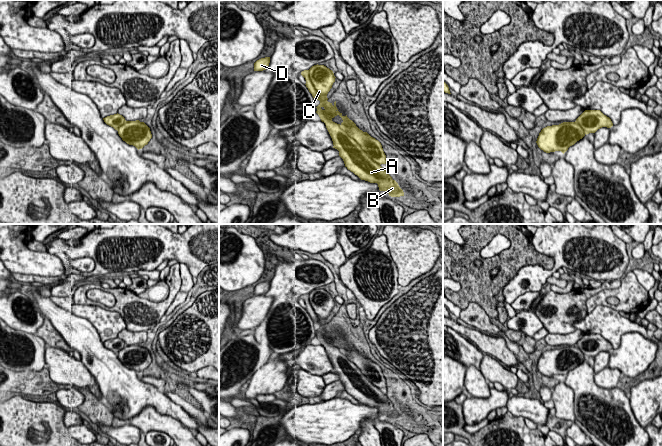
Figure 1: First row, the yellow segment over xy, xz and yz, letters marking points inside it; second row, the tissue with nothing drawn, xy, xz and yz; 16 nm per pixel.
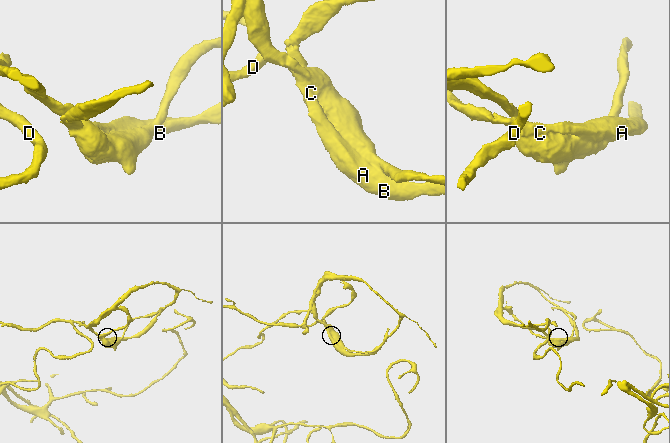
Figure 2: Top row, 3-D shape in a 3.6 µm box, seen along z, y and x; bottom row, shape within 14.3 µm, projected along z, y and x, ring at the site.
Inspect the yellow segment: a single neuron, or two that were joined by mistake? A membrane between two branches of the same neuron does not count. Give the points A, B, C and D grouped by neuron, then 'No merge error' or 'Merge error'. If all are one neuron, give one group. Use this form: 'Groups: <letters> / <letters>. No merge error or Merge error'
Groups: A B C D. No merge error

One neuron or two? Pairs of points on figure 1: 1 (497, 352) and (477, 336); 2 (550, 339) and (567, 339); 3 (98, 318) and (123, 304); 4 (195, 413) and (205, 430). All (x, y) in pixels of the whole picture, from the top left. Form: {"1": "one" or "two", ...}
{"1": "one", "2": "one", "3": "two", "4": "one"}

